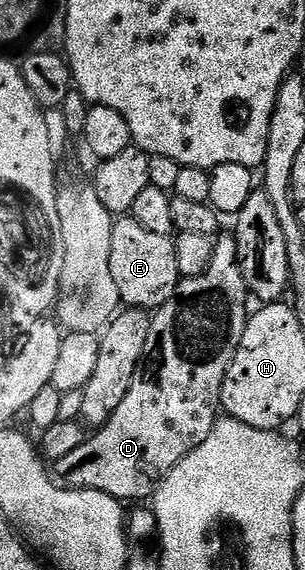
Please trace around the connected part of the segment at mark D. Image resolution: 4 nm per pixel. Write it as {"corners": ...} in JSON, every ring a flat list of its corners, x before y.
{"corners":[[227,235,227,237,222,237,223,236,220,236,218,240,214,242,211,262,208,263,208,267,204,273,197,275,195,278,182,278,171,300,164,301,162,305,154,310,153,316,151,317,151,326,149,327,149,339,145,339,145,351,137,363,137,371,133,375,133,383,129,383,129,391,126,393,125,399,121,399,121,407,117,407,117,411,113,411,111,418,99,429,94,430,94,432,84,440,83,445,77,447,77,451,72,451,69,455,65,455,65,459,54,462,53,476,58,485,68,489,92,489,93,491,101,491,105,495,115,497,121,503,128,503,127,501,135,501,131,503,146,502,143,501,146,497,147,500,154,498,155,489,165,479,165,475,169,475,169,471,173,471,173,467,182,457,189,455,189,451,196,449,196,447,209,435,209,431,213,431,215,422,221,413,223,380,229,371,229,363,233,359,233,355,241,343,243,326,249,316,248,310,243,310,245,286,243,283,243,276,239,270,237,243,235,242,234,236]]}

